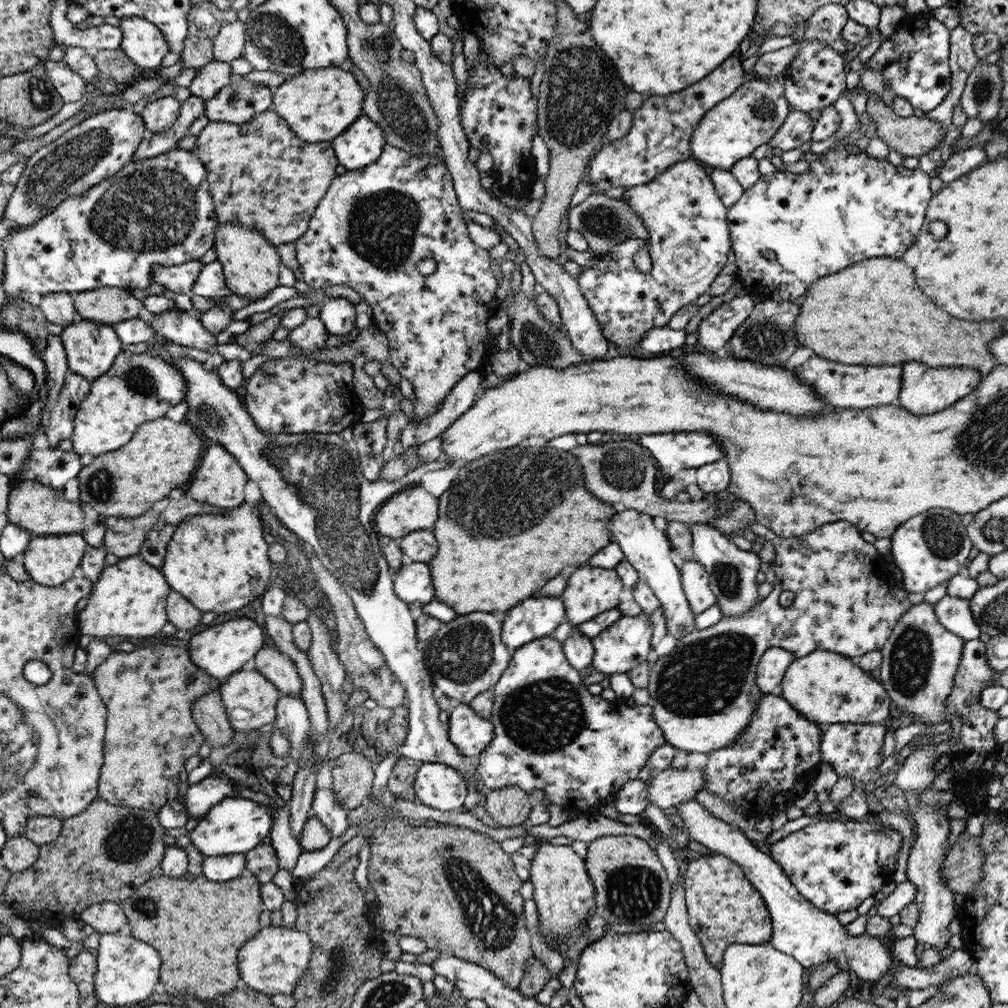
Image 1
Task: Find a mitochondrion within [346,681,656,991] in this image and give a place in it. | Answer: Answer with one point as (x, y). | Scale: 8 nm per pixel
(491, 920)

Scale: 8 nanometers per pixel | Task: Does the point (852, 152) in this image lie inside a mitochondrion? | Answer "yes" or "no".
no

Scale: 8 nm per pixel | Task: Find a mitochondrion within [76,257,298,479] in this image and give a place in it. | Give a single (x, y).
(138, 380)

